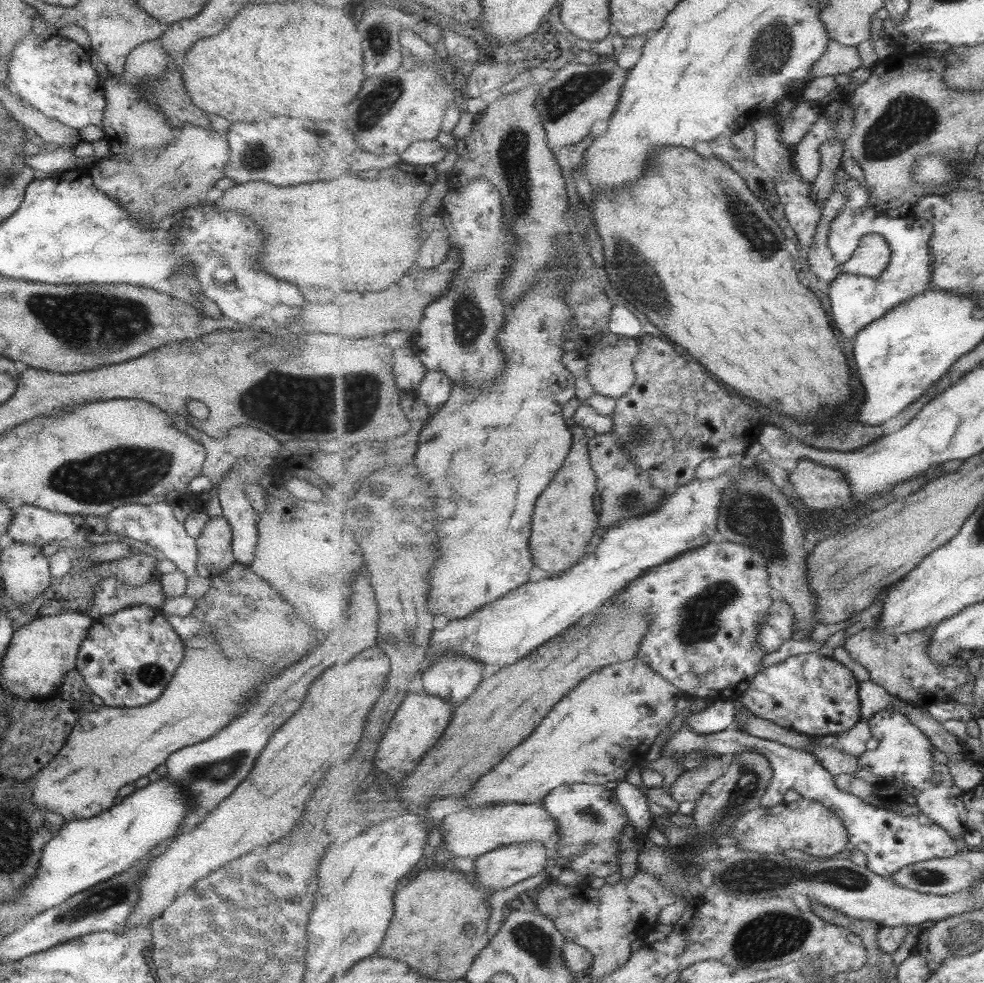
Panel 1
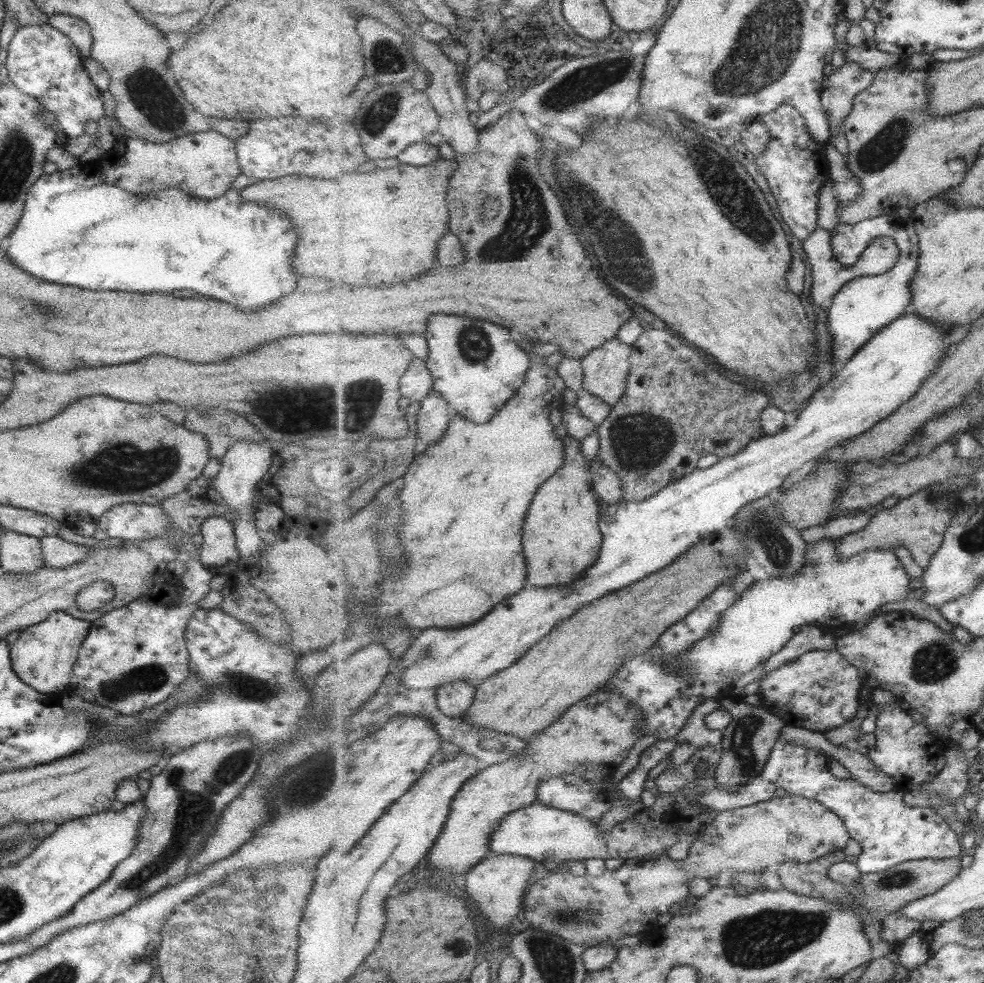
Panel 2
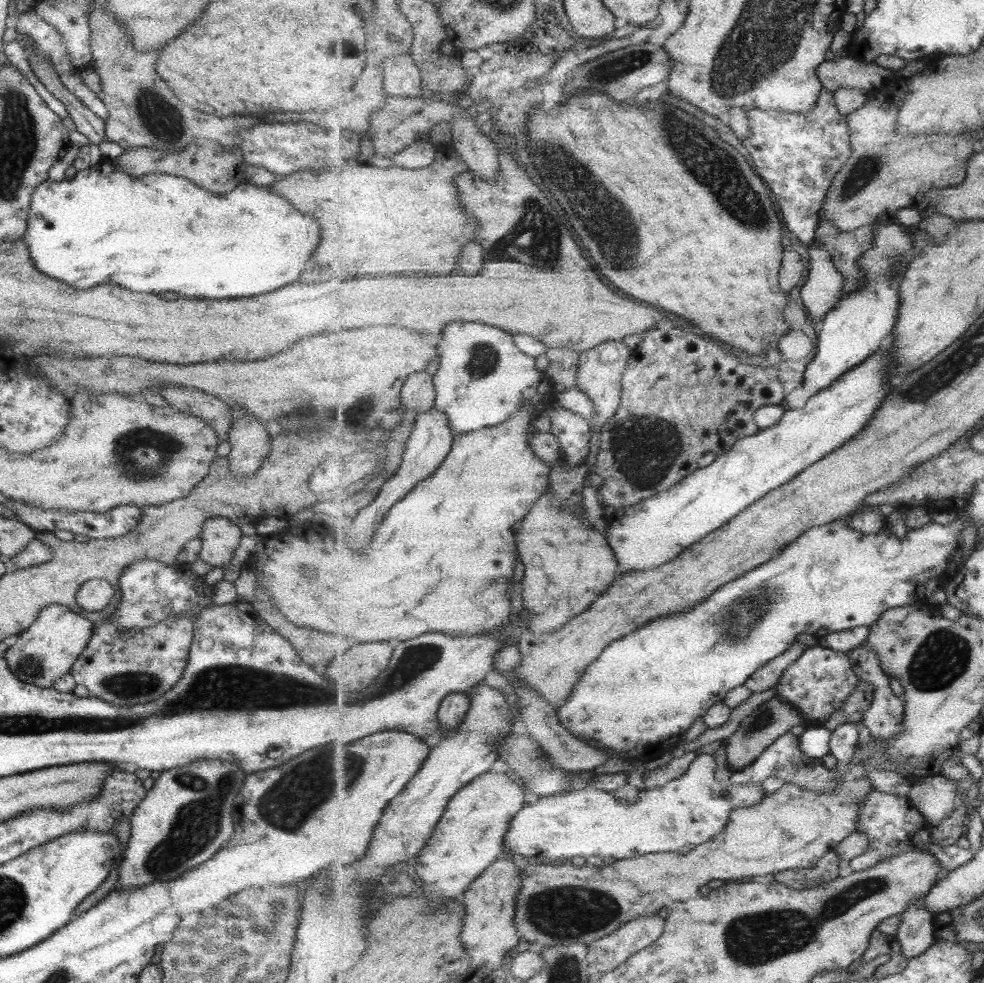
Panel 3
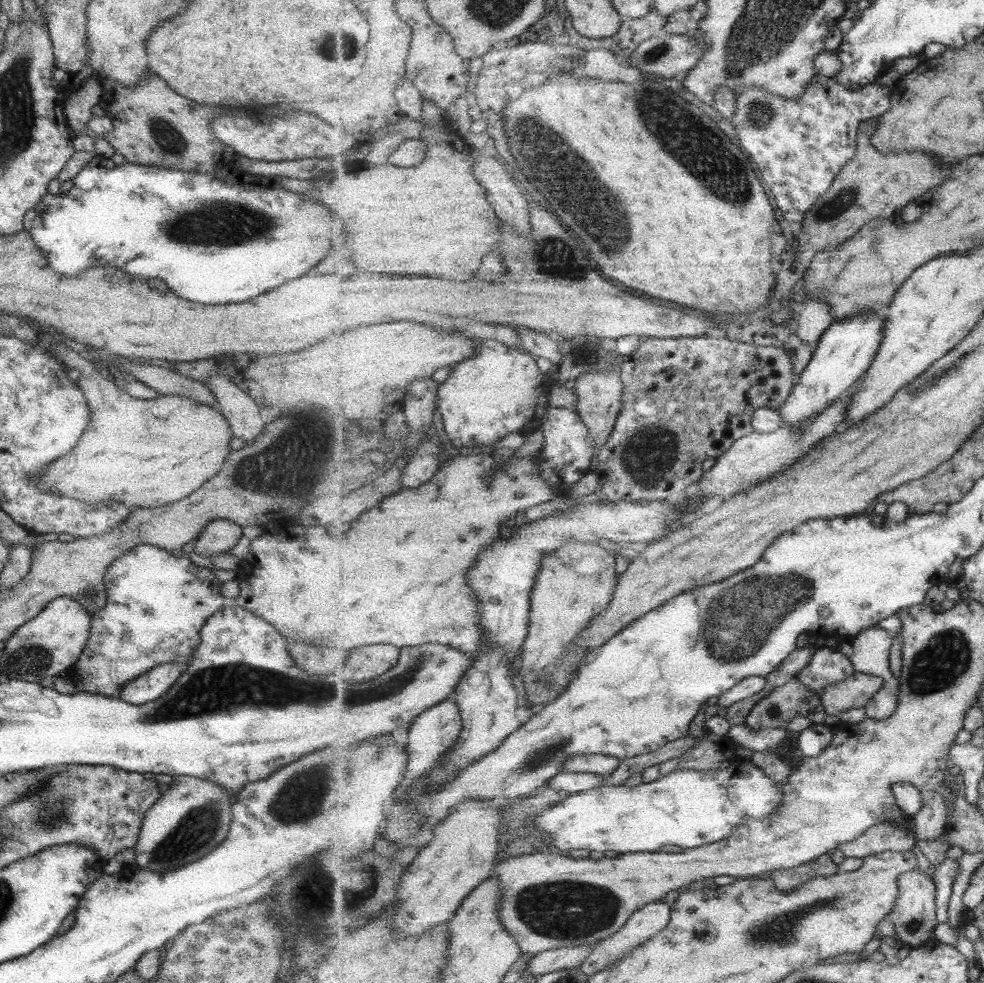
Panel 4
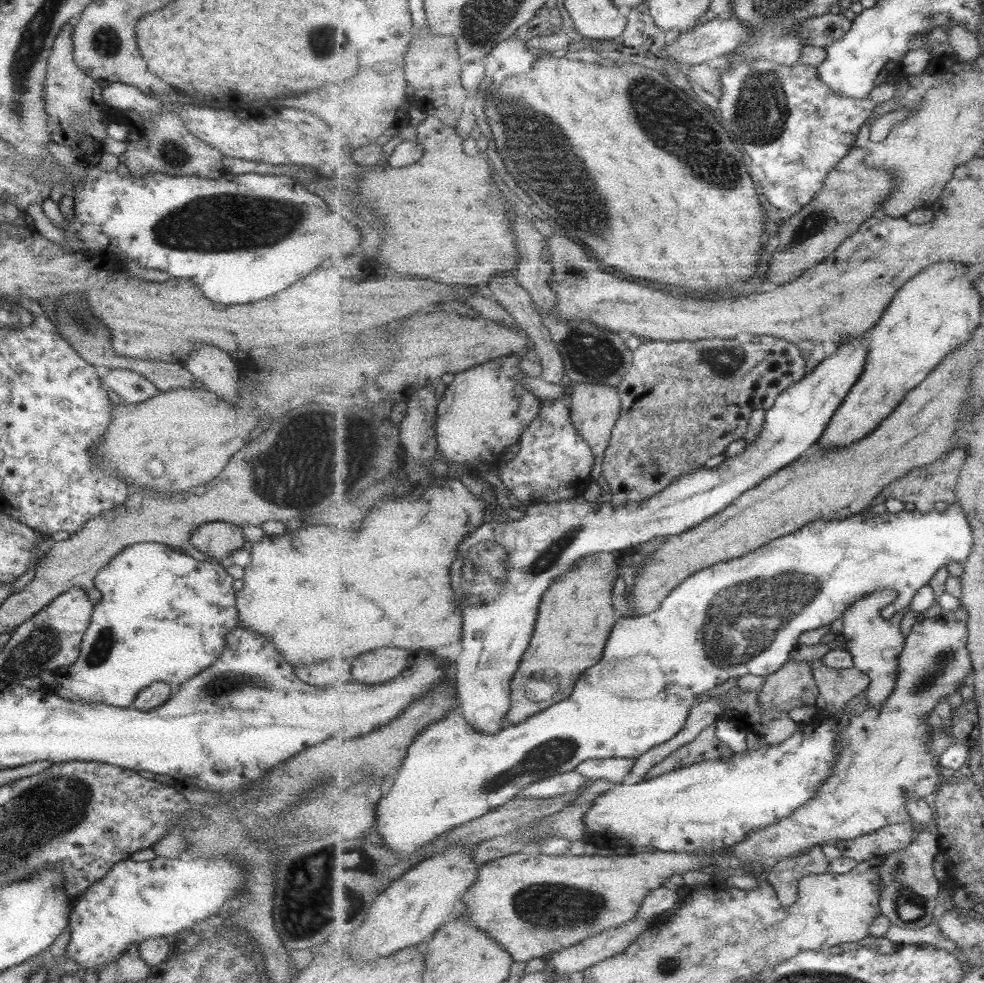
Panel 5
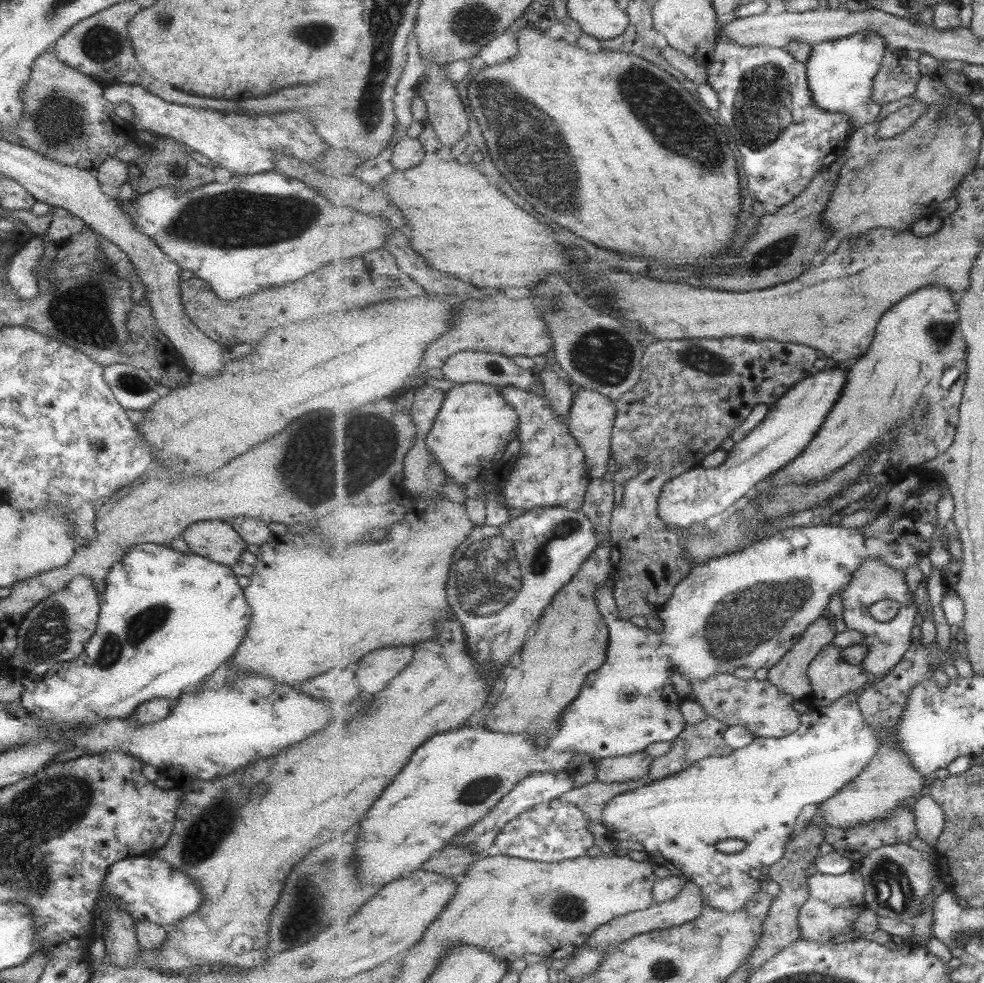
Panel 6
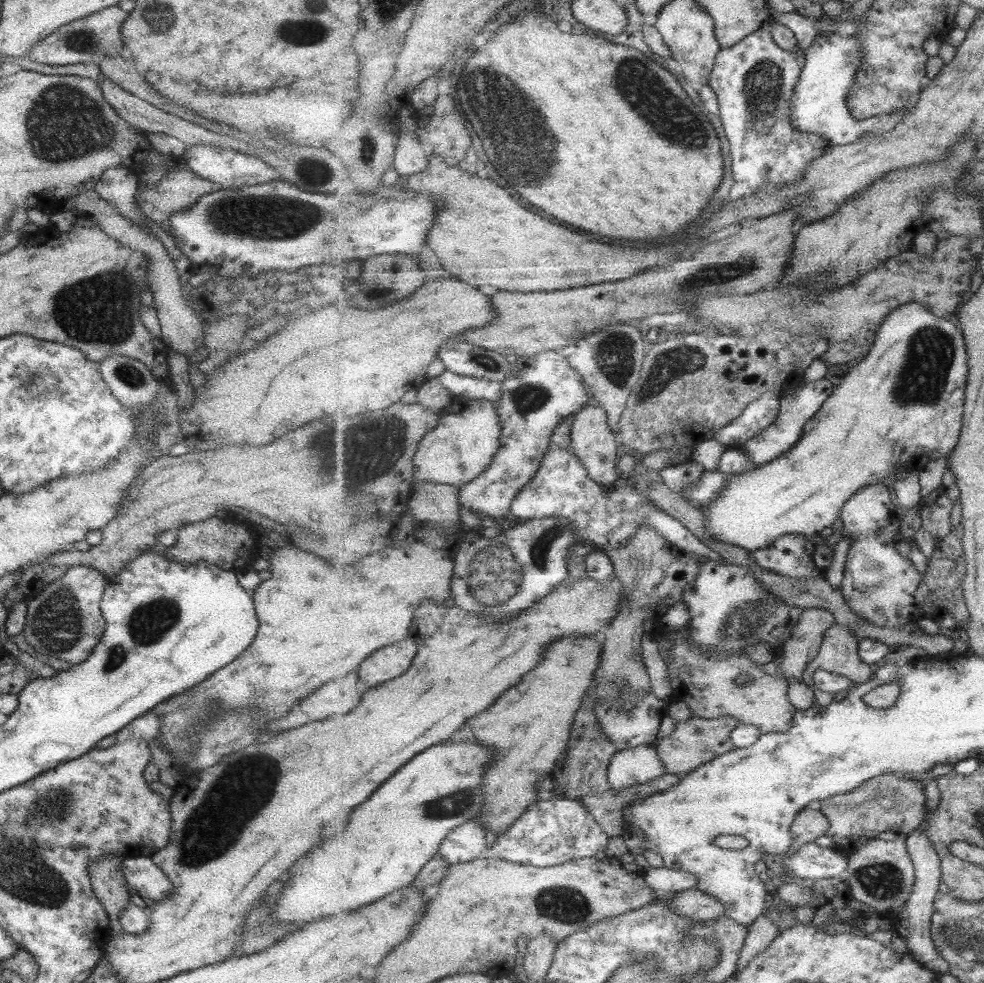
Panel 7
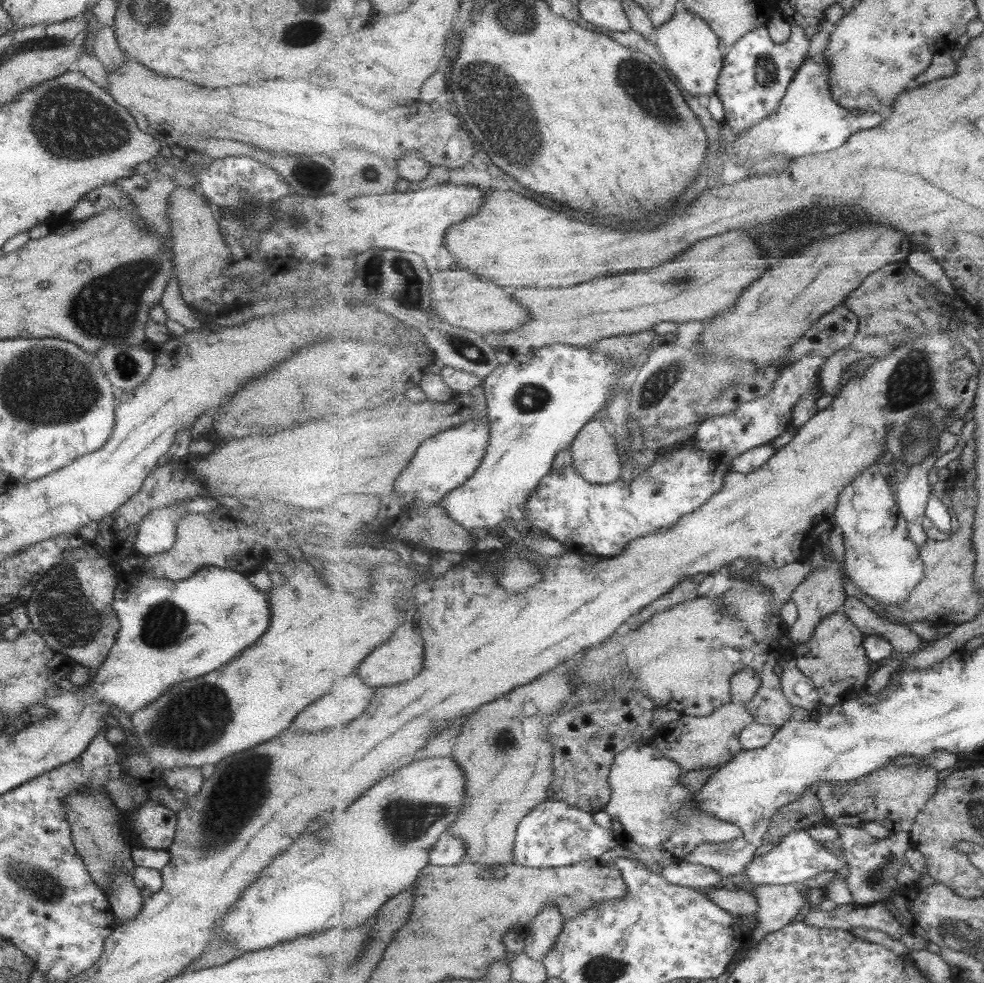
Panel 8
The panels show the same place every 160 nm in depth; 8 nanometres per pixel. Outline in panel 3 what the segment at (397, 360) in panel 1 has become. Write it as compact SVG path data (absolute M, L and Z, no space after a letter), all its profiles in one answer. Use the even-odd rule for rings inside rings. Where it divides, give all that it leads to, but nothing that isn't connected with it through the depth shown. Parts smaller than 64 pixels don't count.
M419 371L408 376L400 393L401 403L415 415L431 412L436 404L436 386L429 372Z

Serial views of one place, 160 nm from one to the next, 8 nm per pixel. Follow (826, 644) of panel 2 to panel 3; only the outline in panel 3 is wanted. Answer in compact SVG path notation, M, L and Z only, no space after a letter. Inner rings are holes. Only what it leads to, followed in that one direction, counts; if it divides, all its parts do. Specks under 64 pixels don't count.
M795 643L789 647L787 652L780 654L777 658L770 660L765 666L762 666L747 680L745 686L753 693L765 692L772 686L776 686L779 679L789 665L792 665L806 650L807 645Z

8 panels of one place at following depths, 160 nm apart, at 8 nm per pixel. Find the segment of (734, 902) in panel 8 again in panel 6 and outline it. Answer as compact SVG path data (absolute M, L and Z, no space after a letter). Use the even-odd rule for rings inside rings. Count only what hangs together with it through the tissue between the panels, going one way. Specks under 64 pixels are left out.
M688 881L683 887L682 892L675 899L612 919L607 924L600 925L589 937L587 943L591 944L592 948L599 948L600 952L608 952L610 949L618 947L622 942L631 940L638 934L669 928L690 920L695 920L702 913L703 907L705 907L705 899L702 888L697 883Z

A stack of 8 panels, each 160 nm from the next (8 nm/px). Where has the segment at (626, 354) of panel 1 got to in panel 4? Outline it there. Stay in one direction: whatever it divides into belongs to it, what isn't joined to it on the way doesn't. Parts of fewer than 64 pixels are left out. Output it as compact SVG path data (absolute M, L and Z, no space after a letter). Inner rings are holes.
M619 353L618 363L612 369L581 375L575 380L574 384L571 384L578 396L577 412L584 424L588 426L598 451L610 439L622 410L625 385L620 372L625 357L625 355Z

